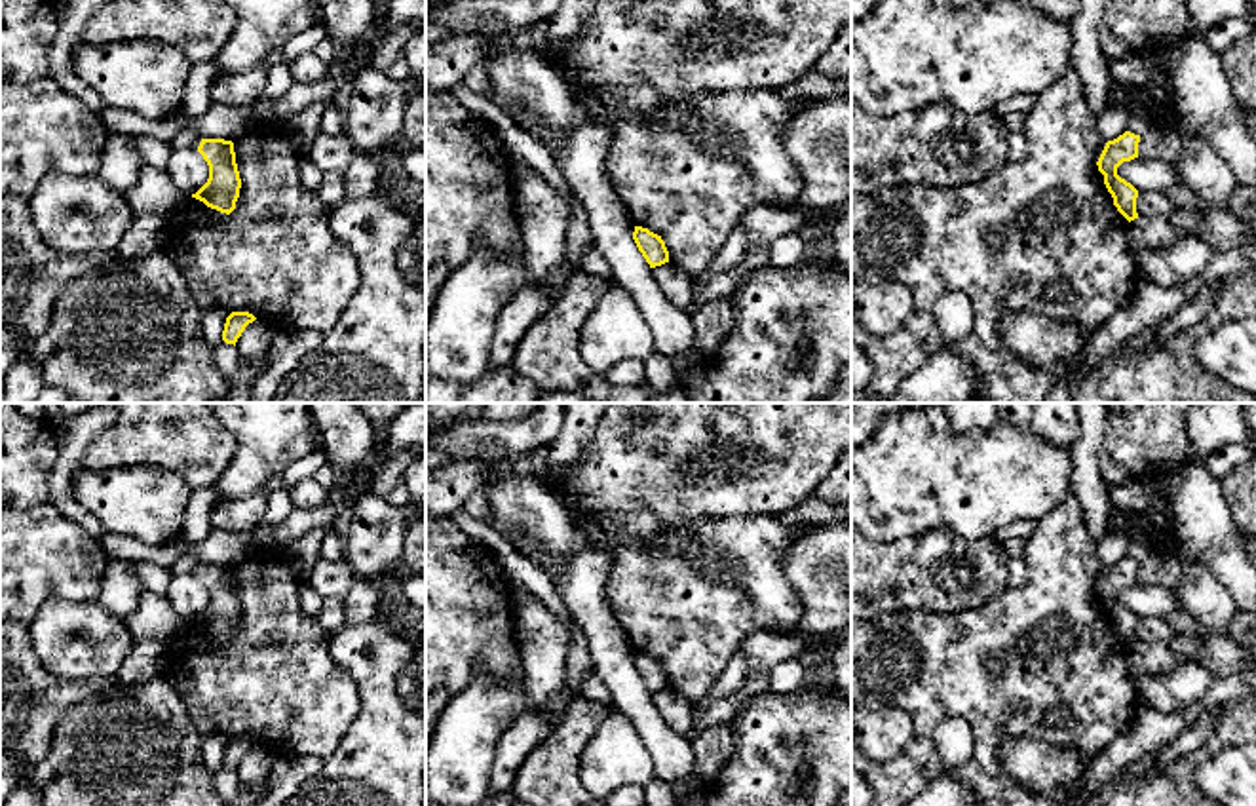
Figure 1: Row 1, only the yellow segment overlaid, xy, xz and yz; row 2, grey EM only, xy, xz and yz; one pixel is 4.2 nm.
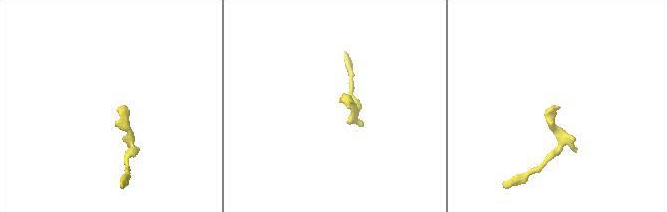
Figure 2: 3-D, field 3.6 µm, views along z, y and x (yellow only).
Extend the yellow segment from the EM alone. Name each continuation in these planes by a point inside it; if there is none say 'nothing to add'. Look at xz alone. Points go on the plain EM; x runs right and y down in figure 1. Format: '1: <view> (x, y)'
nothing to add

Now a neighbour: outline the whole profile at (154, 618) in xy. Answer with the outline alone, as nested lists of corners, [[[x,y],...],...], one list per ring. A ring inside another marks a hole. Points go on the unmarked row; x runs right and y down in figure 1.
[[[144,589],[135,612],[124,624],[135,641],[173,643],[190,622],[175,612],[167,597]]]

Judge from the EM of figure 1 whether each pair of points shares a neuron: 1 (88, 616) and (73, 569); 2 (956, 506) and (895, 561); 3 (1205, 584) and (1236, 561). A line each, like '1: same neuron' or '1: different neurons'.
1: different neurons
2: different neurons
3: different neurons

